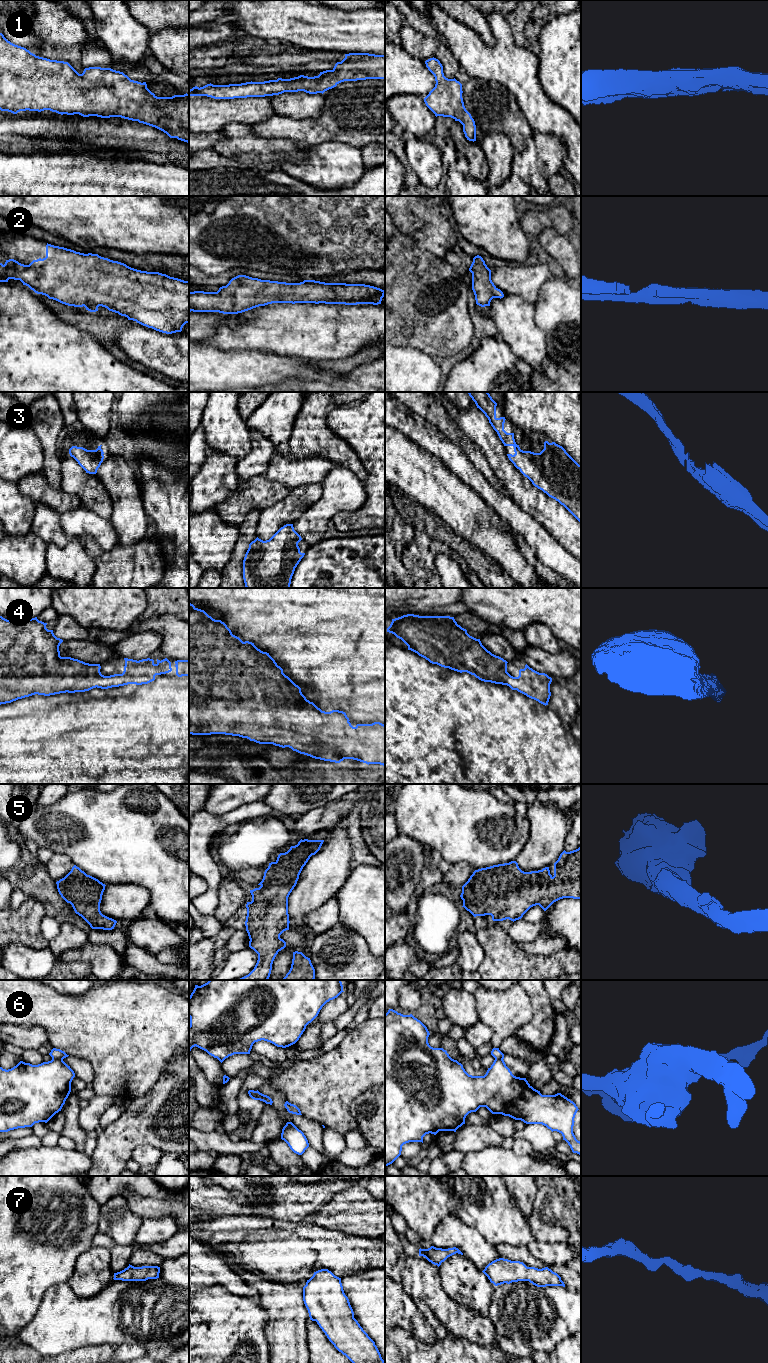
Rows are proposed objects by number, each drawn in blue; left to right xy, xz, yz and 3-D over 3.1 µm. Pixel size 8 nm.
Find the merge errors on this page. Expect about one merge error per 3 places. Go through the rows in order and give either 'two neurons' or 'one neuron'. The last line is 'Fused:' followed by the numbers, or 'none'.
1: one neuron
2: one neuron
3: one neuron
4: one neuron
5: one neuron
6: two neurons
7: one neuron
Fused: 6

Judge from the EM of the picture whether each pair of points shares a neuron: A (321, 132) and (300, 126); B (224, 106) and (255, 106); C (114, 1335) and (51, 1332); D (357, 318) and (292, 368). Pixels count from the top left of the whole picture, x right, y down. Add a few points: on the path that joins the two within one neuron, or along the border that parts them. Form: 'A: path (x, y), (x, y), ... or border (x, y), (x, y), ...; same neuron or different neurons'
A: path (316, 131), (305, 131); same neuron
B: path (232, 106), (247, 106); same neuron
C: path (98, 1332), (67, 1332); same neuron
D: border (279, 355), (297, 356), (310, 362); different neurons

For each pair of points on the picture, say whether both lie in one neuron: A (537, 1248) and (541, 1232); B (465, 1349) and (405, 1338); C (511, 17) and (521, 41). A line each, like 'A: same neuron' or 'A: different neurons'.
A: different neurons
B: same neuron
C: same neuron

